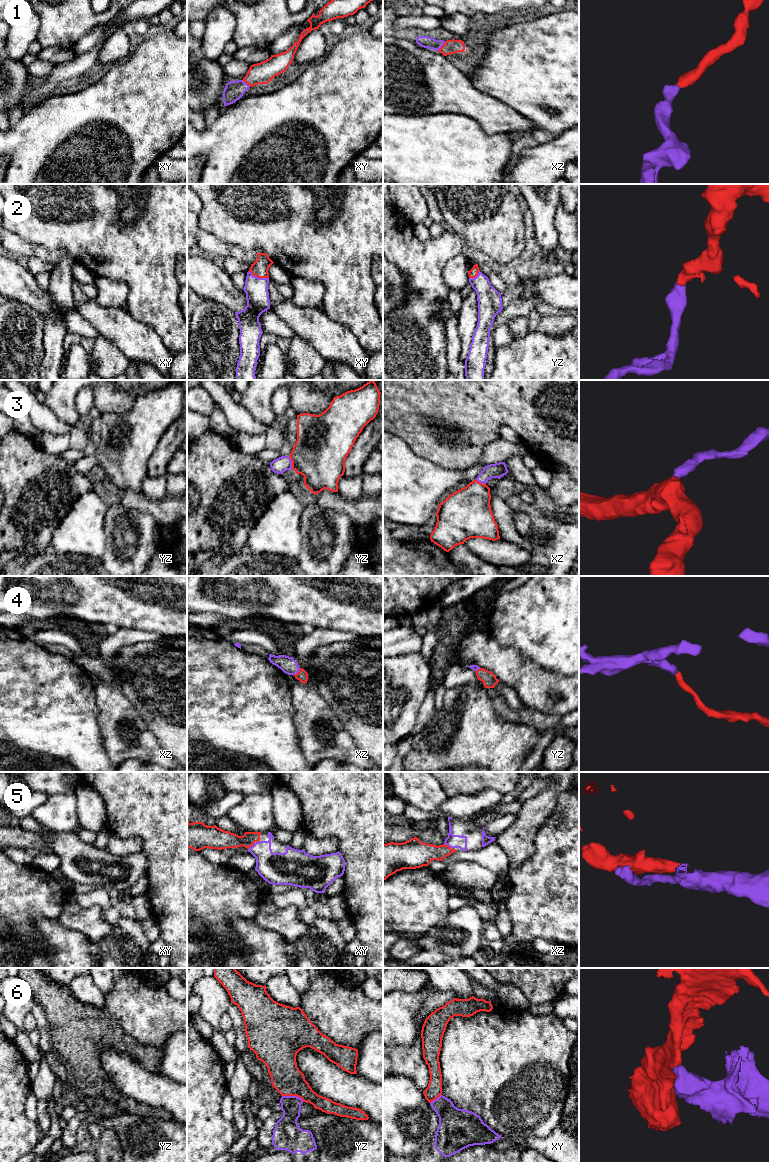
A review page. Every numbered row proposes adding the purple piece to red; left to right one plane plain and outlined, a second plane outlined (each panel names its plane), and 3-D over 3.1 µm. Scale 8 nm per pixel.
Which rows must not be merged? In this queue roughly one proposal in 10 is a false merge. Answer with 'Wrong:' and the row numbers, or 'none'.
Wrong: 6

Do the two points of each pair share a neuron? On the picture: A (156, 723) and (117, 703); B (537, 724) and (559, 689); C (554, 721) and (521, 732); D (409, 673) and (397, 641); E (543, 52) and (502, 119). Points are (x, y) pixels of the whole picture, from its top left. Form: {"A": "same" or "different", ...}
{"A": "different", "B": "different", "C": "different", "D": "different", "E": "different"}

